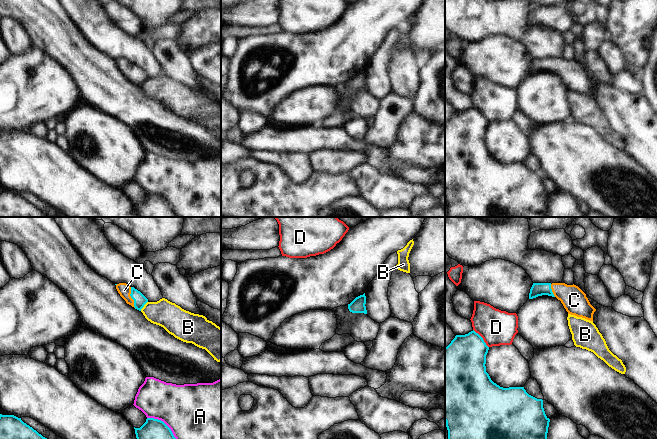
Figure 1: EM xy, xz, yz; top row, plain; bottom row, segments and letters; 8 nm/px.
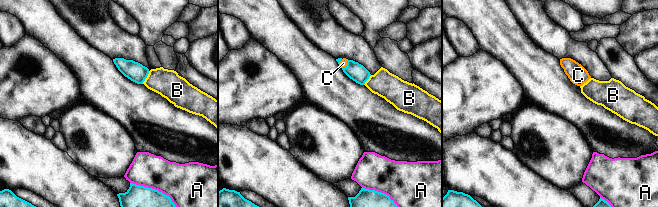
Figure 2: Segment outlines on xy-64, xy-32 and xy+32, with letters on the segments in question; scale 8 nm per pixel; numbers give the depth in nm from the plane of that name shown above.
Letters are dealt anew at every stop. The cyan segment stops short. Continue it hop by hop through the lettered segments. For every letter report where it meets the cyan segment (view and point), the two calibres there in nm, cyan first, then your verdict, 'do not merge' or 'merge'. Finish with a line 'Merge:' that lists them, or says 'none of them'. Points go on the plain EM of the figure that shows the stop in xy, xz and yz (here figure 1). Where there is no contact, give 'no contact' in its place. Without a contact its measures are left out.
A: meets cyan in xy at (164, 199); 300 nm thick on the cyan side, 460 nm on the other; do not merge
B: meets cyan in xy at (143, 82); 100 nm thick on the cyan side, 220 nm on the other; do not merge
C: meets cyan in xy at (131, 73); 100 nm thick on the cyan side, 100 nm on the other; merge
D: meets cyan in yz at (482, 114); 360 nm thick on the cyan side, 280 nm on the other; do not merge
Merge: C

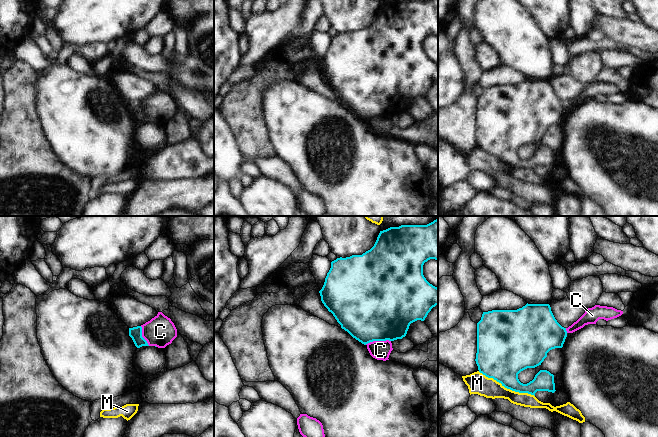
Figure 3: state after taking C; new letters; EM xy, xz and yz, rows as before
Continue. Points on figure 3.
C: meets cyan in xz at (377, 116); 500 nm thick on the cyan side, 160 nm on the other; do not merge
M: meets cyan in yz at (506, 163); 380 nm thick on the cyan side, 170 nm on the other; do not merge
Merge: none of them

